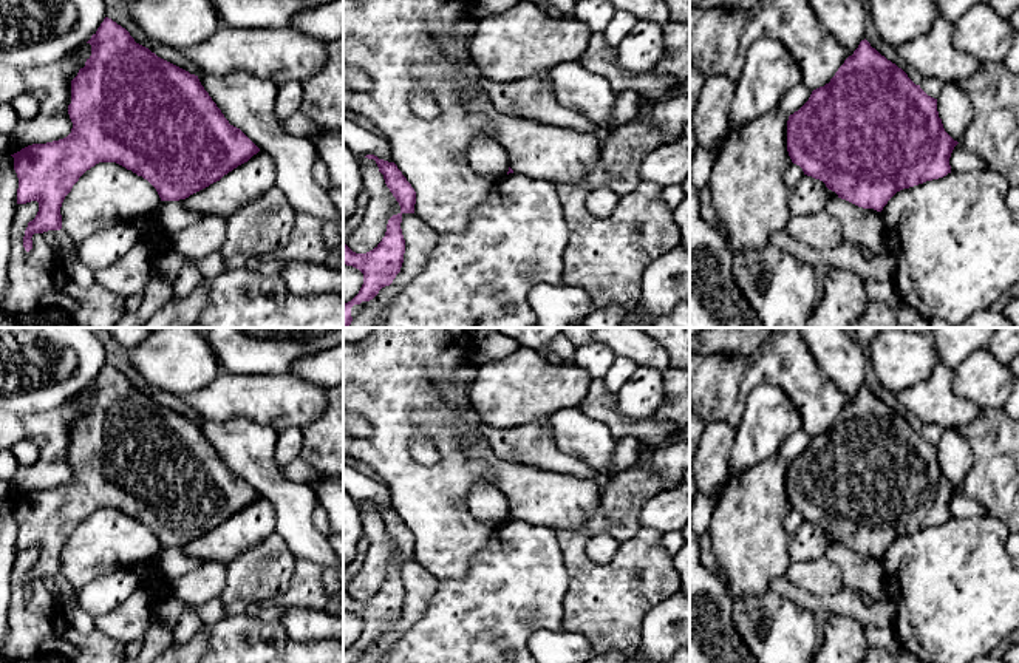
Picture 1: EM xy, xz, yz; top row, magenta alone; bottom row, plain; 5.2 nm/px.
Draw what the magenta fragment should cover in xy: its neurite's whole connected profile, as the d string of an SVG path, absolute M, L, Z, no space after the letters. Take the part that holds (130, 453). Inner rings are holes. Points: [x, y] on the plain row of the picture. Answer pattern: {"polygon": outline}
{"polygon": "M105 363L87 389L91 391L91 402L71 427L71 450L68 451L71 479L63 485L32 490L11 501L19 524L17 550L39 549L39 558L25 576L26 598L32 595L34 580L62 575L60 553L65 542L79 524L99 508L116 508L142 522L156 535L161 547L179 547L220 527L260 498L240 474L229 470L198 422L136 389L130 379L111 365Z"}

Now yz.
{"polygon": "M866 385L830 428L813 436L809 447L787 467L787 498L792 508L799 512L804 521L823 527L838 544L877 558L881 558L897 538L951 519L949 504L957 490L943 474L937 445L928 442Z"}

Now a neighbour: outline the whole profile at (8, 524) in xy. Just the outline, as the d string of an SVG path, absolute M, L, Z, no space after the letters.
M9 498L0 499L0 663L11 663L2 654L8 635L11 603L11 570L17 553L19 524Z

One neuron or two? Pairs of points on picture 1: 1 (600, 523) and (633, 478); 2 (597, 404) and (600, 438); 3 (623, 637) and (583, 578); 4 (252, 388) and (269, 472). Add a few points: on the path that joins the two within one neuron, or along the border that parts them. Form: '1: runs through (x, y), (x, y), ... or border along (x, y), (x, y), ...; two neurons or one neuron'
1: runs through (613, 518), (631, 499), (633, 490); one neuron
2: border along (579, 407), (589, 416), (600, 419), (619, 439); two neurons
3: runs through (613, 623), (606, 605), (596, 592); one neuron
4: border along (221, 422), (245, 416), (266, 424), (277, 431); two neurons

